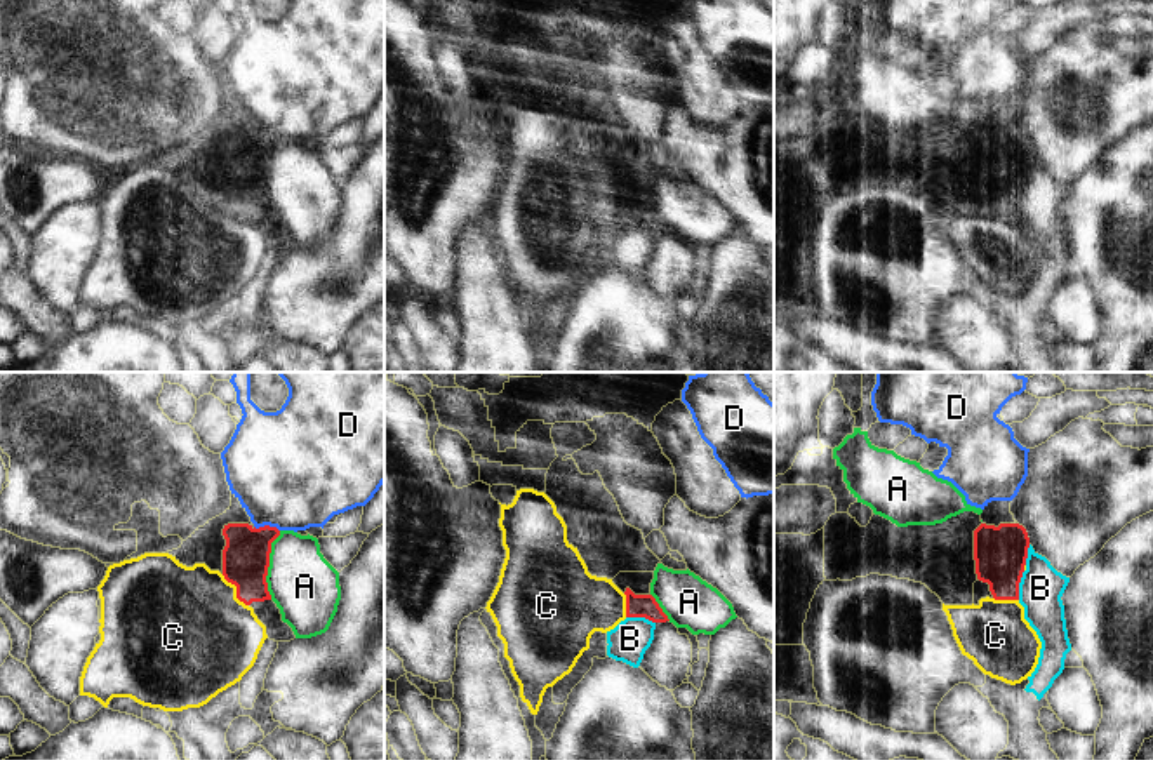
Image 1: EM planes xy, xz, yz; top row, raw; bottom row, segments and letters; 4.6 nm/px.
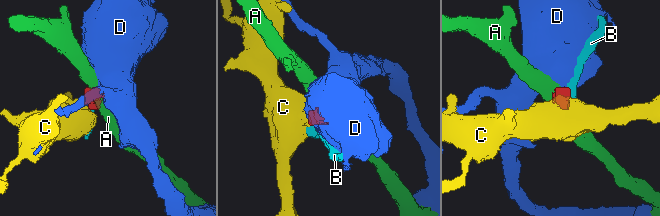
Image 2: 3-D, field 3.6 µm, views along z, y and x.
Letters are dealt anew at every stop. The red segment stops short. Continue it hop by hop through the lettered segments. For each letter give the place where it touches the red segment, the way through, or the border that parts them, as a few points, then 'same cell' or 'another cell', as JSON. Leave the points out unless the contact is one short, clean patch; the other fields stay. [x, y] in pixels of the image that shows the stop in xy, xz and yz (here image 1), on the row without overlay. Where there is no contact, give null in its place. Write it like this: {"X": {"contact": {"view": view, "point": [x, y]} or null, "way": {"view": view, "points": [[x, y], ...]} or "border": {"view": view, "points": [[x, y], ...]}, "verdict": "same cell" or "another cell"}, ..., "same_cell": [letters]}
{"A": {"contact": {"view": "xy", "point": [268, 176]}, "verdict": "same cell"}, "B": {"contact": {"view": "xz", "point": [640, 226]}, "border": {"view": "xz", "points": [[626, 226], [644, 226], [654, 233]]}, "verdict": "another cell"}, "C": {"contact": {"view": "xy", "point": [237, 200]}, "border": {"view": "xy", "points": [[221, 185], [235, 197], [235, 206], [247, 216]]}, "verdict": "another cell"}, "D": {"contact": {"view": "xy", "point": [266, 136]}, "border": {"view": "xy", "points": [[254, 136], [273, 136], [279, 141]]}, "verdict": "another cell"}, "same_cell": ["A"]}

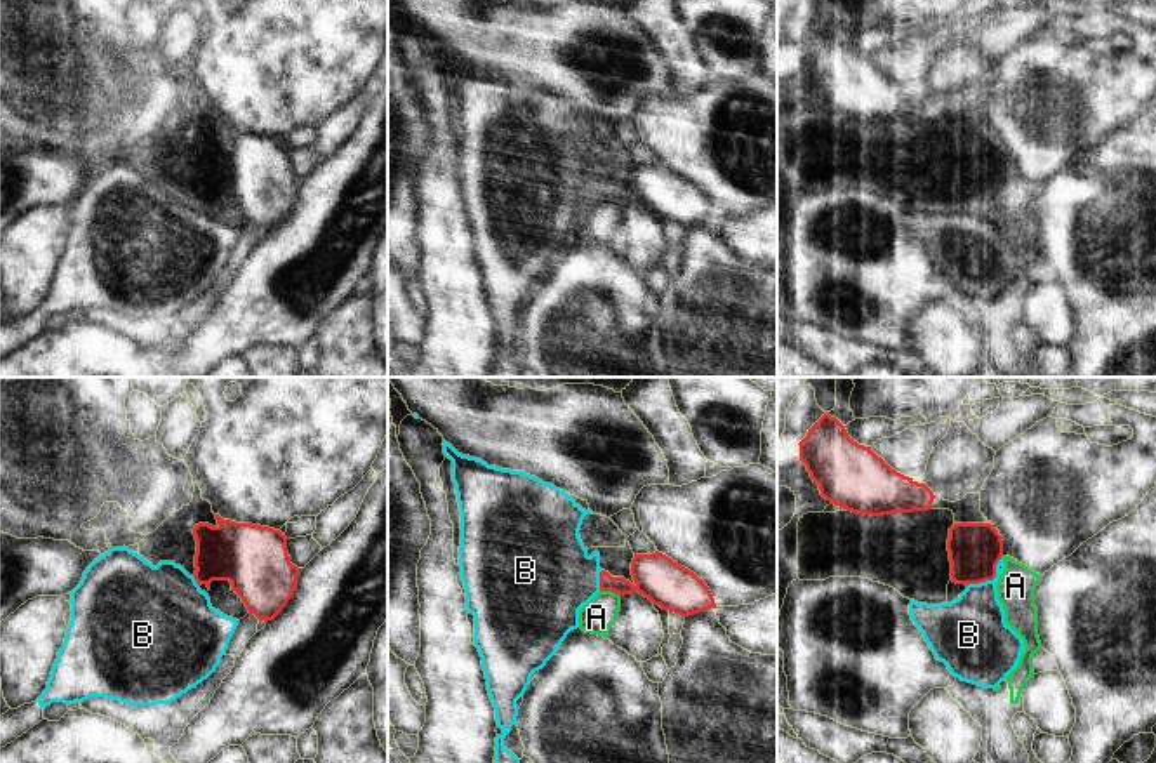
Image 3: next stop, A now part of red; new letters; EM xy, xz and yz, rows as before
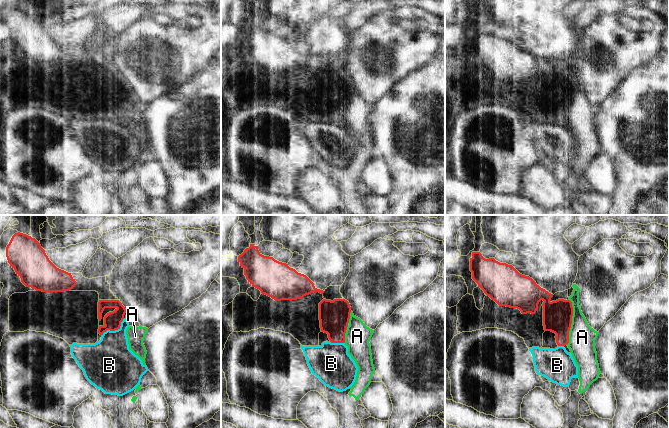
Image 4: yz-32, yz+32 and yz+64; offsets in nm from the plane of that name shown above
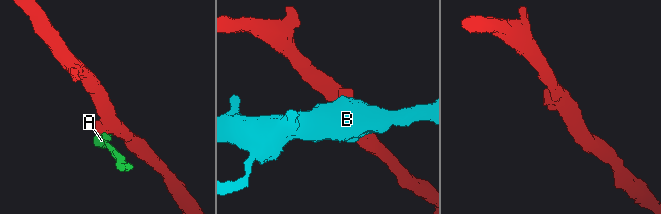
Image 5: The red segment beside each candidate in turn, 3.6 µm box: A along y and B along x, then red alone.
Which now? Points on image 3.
{"A": {"contact": {"view": "xz", "point": [611, 200]}, "border": {"view": "xz", "points": [[600, 200], [611, 200], [619, 207]]}, "verdict": "another cell"}, "B": {"contact": {"view": "yz", "point": [989, 190]}, "border": {"view": "yz", "points": [[1002, 169], [991, 190], [967, 197]]}, "verdict": "another cell"}, "same_cell": []}

